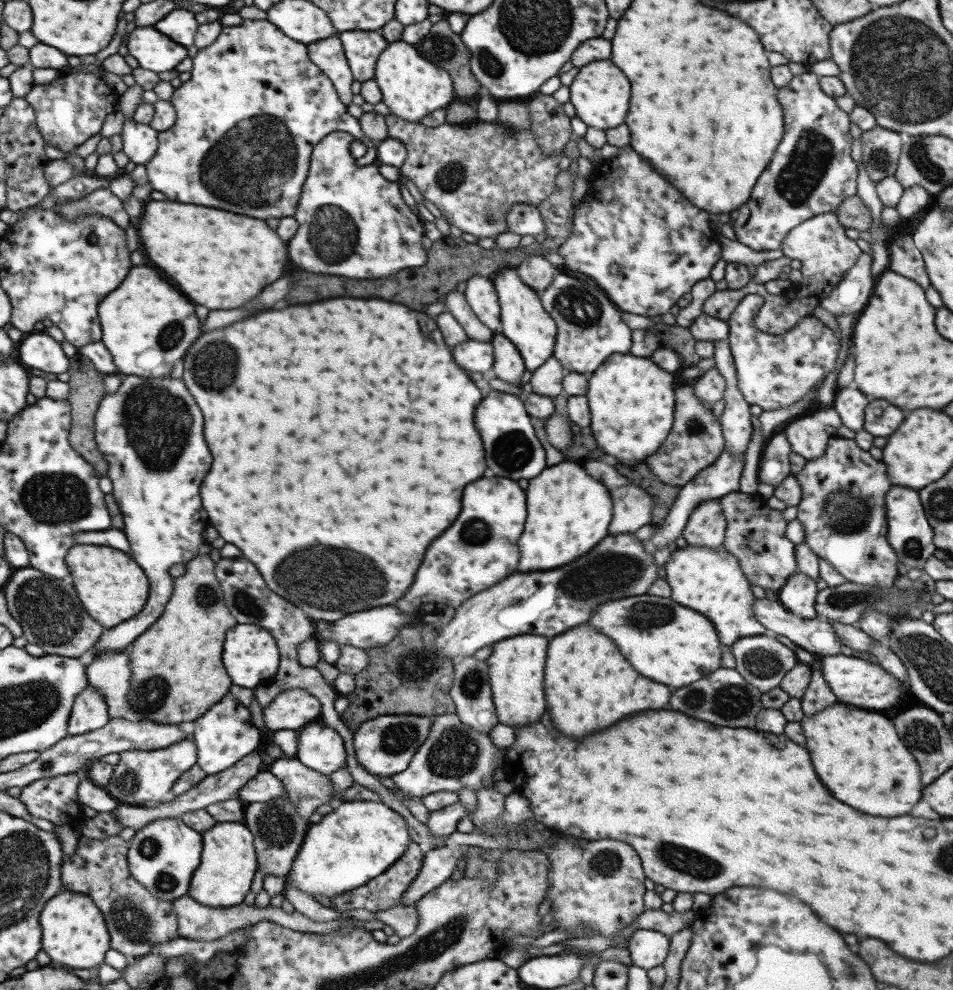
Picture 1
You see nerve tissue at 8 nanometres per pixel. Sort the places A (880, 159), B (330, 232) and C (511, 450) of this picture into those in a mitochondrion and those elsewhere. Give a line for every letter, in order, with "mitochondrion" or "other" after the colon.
A: mitochondrion
B: mitochondrion
C: mitochondrion

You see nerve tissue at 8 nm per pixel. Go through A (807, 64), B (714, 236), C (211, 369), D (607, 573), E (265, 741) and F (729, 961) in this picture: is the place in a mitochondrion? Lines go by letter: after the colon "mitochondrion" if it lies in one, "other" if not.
A: other
B: other
C: mitochondrion
D: mitochondrion
E: other
F: other

